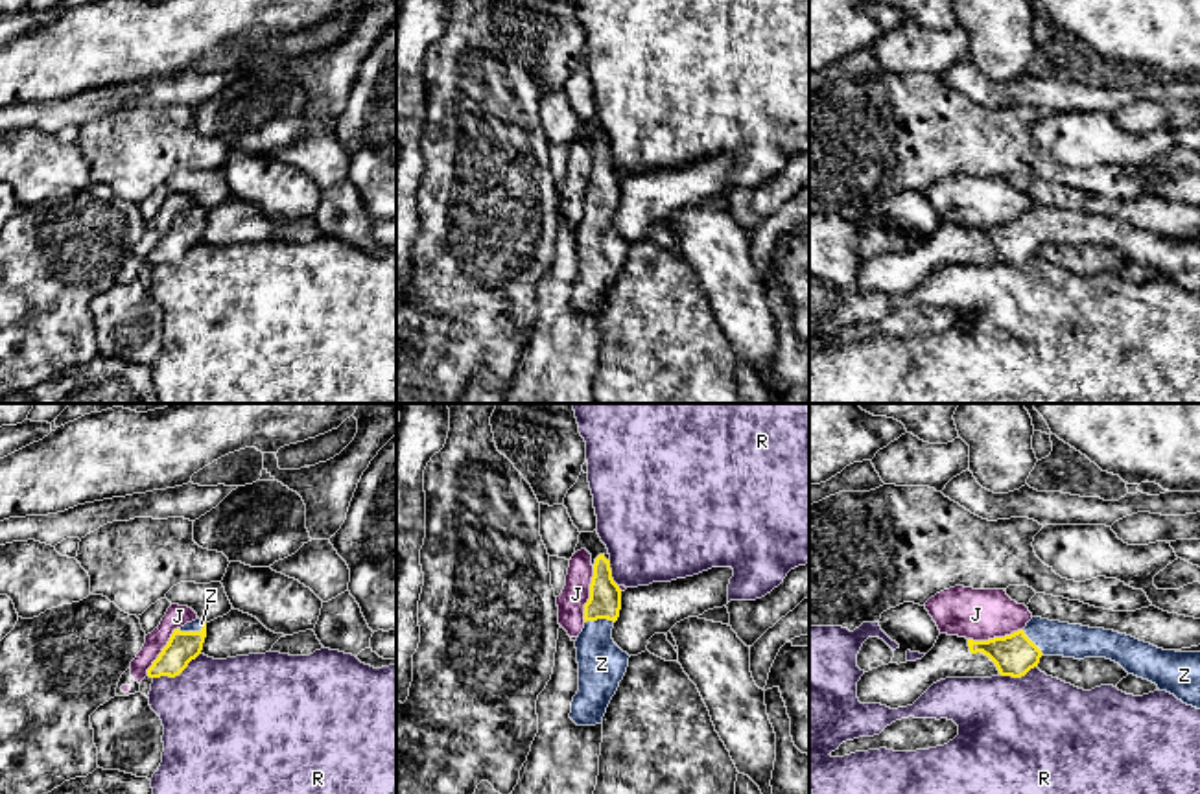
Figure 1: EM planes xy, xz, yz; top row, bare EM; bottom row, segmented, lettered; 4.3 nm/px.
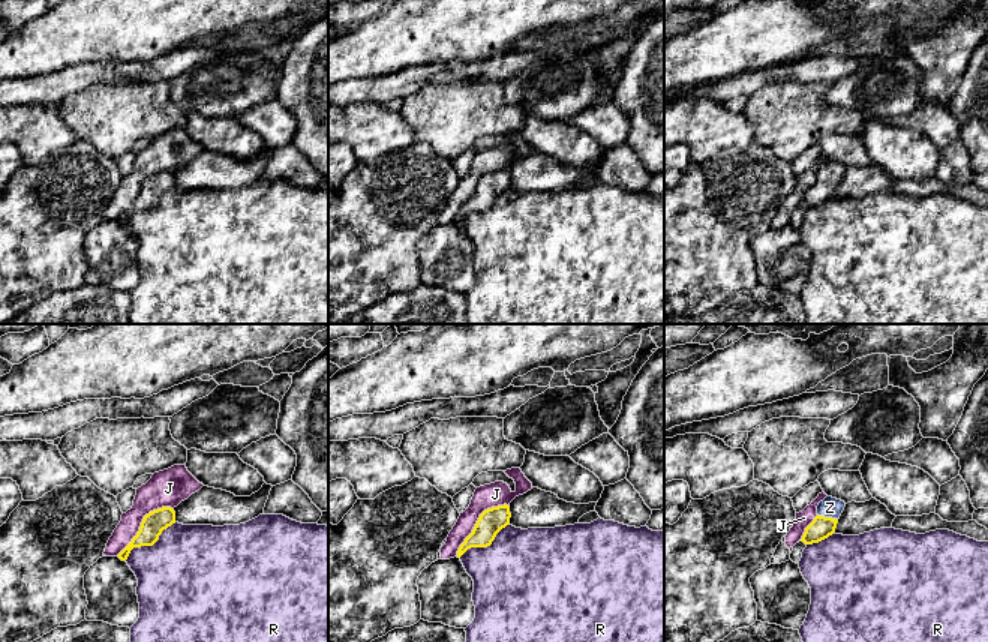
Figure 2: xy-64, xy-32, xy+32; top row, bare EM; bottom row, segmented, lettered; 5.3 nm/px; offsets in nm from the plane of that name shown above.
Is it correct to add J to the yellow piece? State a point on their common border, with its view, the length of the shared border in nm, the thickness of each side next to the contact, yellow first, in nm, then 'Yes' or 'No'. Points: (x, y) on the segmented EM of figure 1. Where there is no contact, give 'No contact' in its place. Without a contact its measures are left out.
Touches yellow at xz (590, 594). Shared border 260 nm. Thickness 140 nm (yellow) against 120 nm. No

